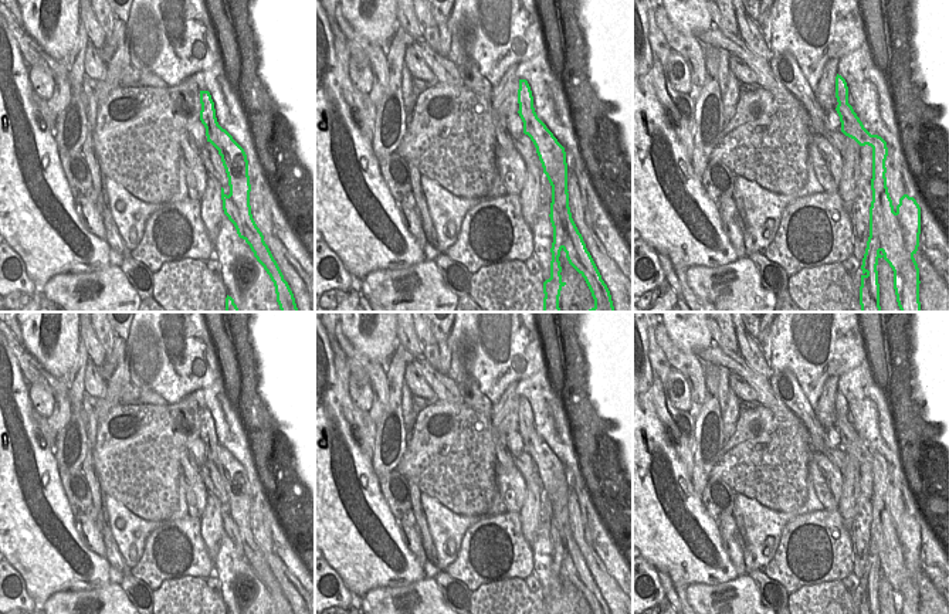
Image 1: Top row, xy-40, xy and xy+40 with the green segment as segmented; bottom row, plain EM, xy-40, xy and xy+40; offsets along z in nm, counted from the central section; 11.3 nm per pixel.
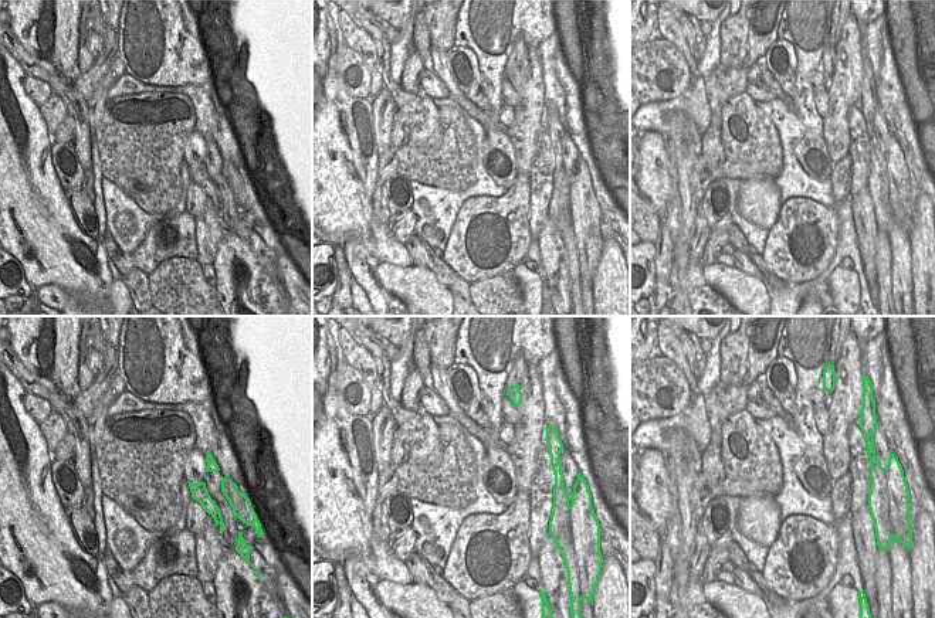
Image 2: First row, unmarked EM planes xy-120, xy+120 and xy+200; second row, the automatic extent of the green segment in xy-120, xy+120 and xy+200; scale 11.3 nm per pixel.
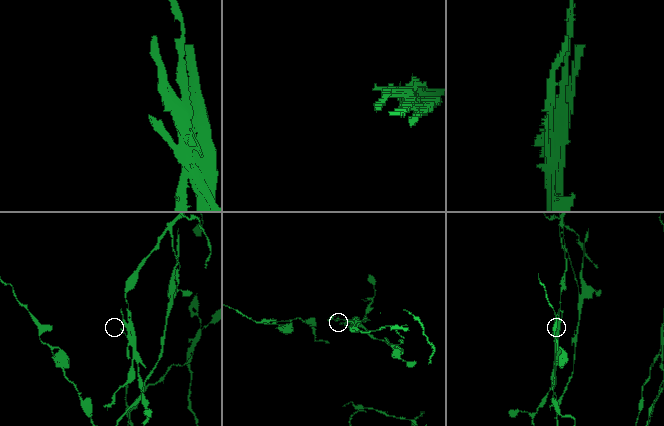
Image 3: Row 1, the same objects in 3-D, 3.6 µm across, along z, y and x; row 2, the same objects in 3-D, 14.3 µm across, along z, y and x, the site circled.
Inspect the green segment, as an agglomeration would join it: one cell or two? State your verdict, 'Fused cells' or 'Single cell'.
Fused cells

